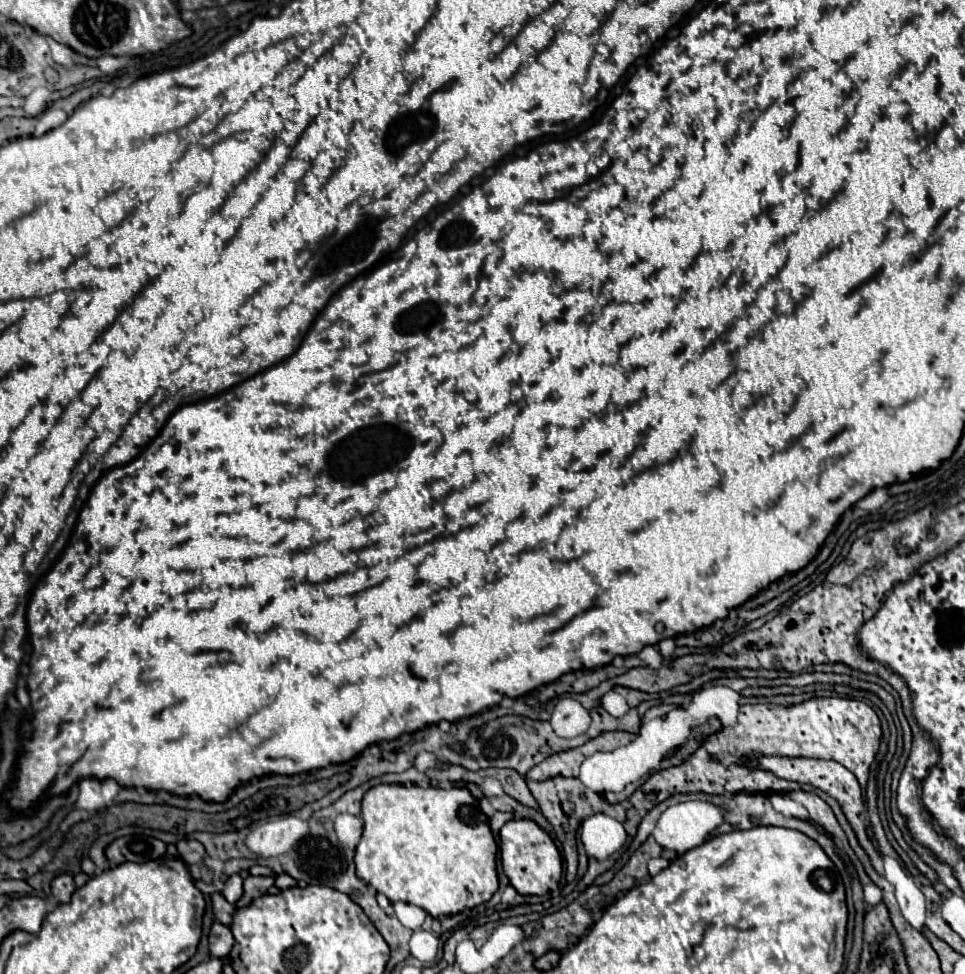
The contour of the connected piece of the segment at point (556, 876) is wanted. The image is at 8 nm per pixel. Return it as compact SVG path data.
M510 820L500 828L500 858L504 874L520 894L546 894L558 886L562 876L562 856L550 838L534 820Z

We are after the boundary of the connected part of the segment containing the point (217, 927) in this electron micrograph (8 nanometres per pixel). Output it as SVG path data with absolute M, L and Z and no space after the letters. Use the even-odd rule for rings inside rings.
M216 922L210 930L210 954L216 958L226 958L232 950L232 944L234 944L234 938L230 928Z

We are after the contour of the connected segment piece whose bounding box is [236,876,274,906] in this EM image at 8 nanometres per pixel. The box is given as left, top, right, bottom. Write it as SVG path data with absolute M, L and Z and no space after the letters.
M248 876L244 880L244 896L236 902L236 906L248 906L254 898L262 896L274 884L274 876Z

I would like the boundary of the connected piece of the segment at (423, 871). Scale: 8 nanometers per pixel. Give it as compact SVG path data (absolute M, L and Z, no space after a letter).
M378 784L374 788L370 788L364 794L362 800L362 820L364 820L364 834L362 840L356 848L356 874L372 884L378 892L382 892L386 898L390 898L390 902L408 902L408 904L416 904L420 908L424 908L430 916L438 918L438 916L448 916L448 914L458 914L464 908L474 908L482 902L488 902L492 898L492 894L498 890L498 876L496 876L496 854L498 854L498 846L494 842L494 836L490 832L488 826L488 816L480 810L478 800L466 790L466 788L420 788L420 786L404 786L404 784Z

